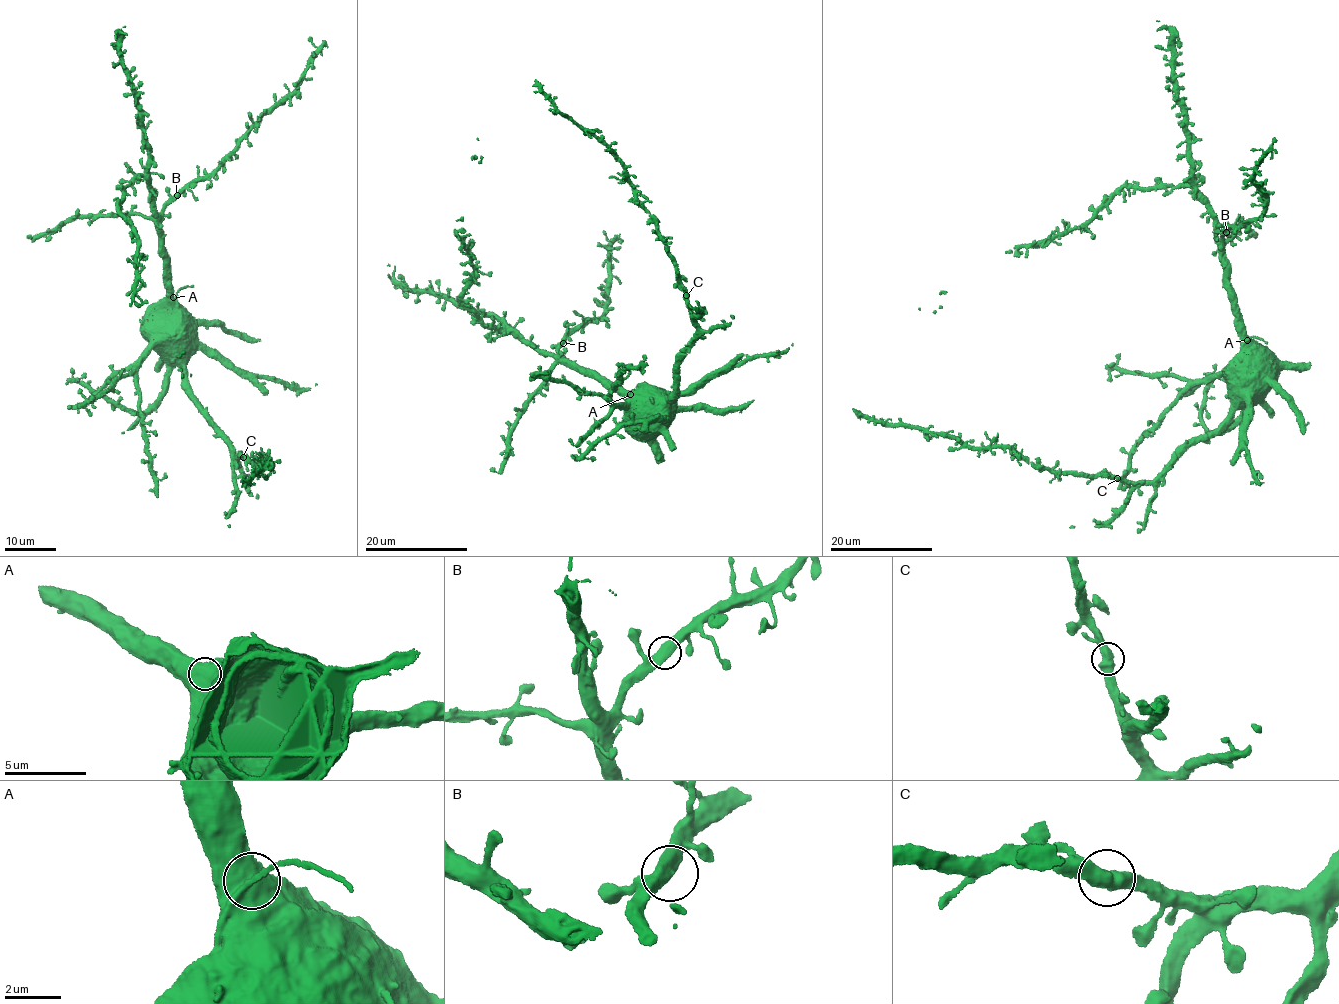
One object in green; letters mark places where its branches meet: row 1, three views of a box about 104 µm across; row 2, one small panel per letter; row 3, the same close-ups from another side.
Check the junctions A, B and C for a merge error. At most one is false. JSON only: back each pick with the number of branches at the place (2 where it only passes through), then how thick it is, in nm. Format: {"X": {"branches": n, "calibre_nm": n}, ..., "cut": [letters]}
{"cut": []}

